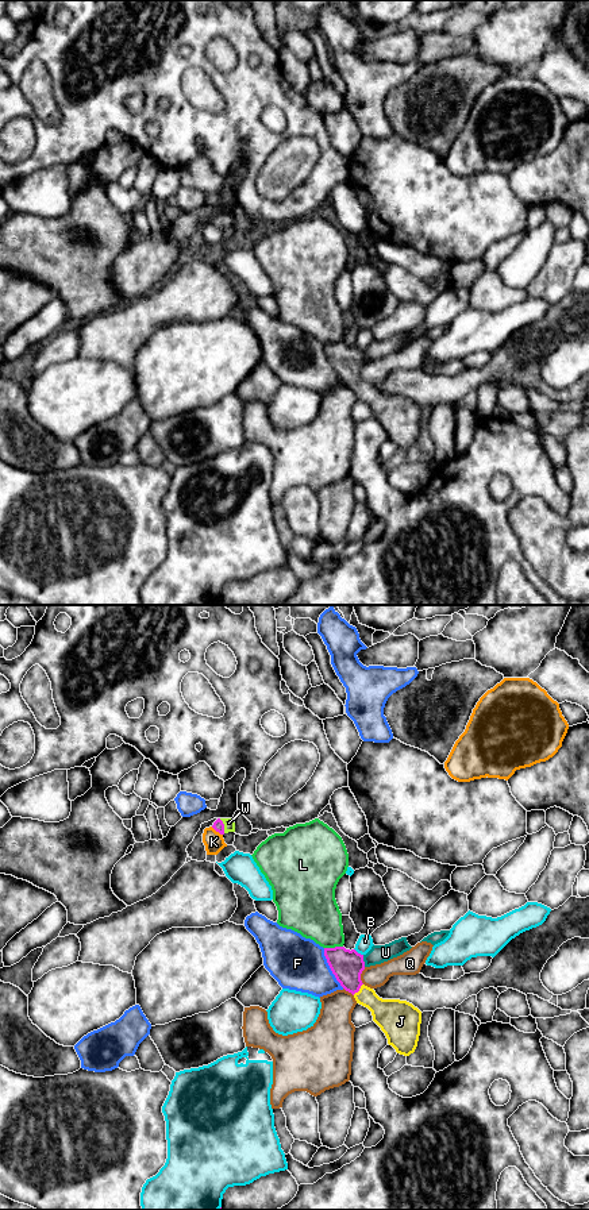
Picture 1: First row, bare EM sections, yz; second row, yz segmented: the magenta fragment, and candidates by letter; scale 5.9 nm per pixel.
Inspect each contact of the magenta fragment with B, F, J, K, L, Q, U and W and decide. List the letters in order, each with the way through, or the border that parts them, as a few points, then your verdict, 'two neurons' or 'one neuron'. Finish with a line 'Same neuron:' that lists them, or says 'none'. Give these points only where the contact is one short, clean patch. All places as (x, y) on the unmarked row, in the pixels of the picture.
B: two neurons
F: two neurons
J: way yz (347, 361), (349, 373), (358, 385), (391, 411); one neuron
K: border yz (211, 222), (222, 230); two neurons
L: two neurons
Q: two neurons
U: two neurons
W: way yz (218, 220), (223, 220), (228, 218); one neuron
Same neuron: J, W

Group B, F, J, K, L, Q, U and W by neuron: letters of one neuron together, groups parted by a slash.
B / F / J W / K / L / Q / U

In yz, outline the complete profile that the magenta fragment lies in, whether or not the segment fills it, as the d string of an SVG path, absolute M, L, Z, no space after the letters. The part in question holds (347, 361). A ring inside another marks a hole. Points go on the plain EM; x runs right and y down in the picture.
M344 342L324 343L327 358L340 381L351 388L357 398L372 406L373 416L381 423L397 448L415 447L420 431L421 406L400 394L382 394L365 381L361 369L365 365L363 350Z

